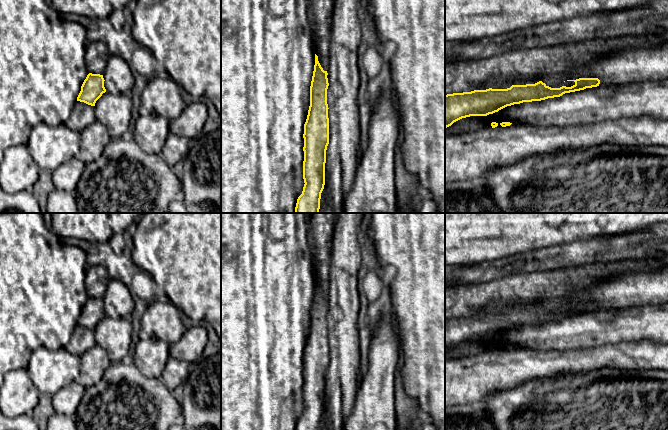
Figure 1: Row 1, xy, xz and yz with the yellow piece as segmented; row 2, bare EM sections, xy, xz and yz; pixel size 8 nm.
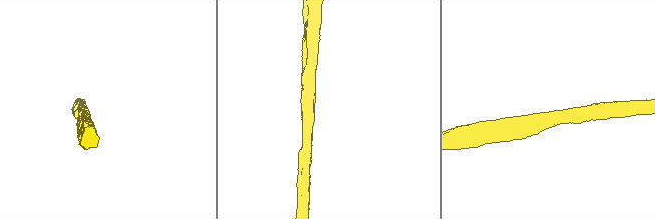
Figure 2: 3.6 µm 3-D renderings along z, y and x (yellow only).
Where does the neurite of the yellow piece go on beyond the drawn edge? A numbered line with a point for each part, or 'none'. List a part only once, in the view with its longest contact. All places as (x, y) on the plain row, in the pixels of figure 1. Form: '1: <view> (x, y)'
1: yz (567, 307)

